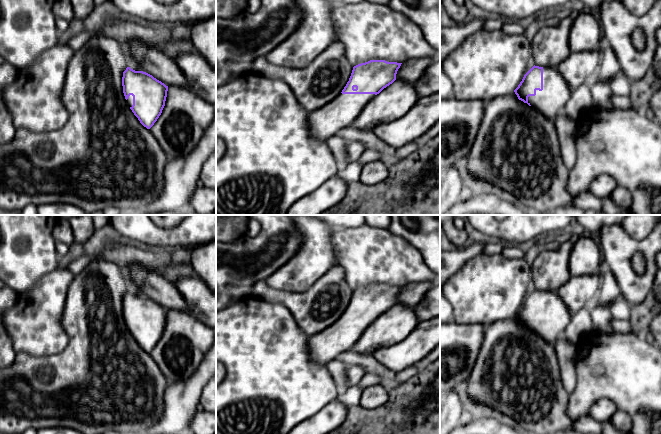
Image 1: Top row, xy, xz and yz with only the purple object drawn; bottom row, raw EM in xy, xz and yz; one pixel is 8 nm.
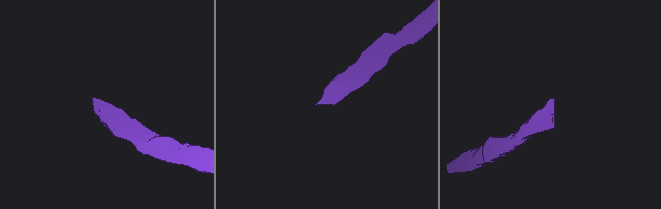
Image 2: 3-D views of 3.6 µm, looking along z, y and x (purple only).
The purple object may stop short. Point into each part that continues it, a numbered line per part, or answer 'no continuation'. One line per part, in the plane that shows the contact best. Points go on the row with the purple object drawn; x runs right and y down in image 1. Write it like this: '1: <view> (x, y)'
1: yz (552, 100)

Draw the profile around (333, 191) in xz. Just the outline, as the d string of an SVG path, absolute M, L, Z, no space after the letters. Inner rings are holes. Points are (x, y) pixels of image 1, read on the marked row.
M335 175L314 192L296 201L286 215L320 215L341 202L347 194L347 188L348 183Z

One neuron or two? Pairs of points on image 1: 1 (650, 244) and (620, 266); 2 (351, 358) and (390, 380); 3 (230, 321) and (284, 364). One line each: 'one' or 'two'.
1: one
2: one
3: one

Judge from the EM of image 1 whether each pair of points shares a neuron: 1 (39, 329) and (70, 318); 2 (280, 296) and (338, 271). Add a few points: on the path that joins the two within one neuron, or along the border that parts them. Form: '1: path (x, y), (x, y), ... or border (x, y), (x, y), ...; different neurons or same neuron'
1: border (65, 299), (60, 325), (67, 335), (68, 344); different neurons
2: path (294, 298), (311, 298), (324, 285); same neuron

